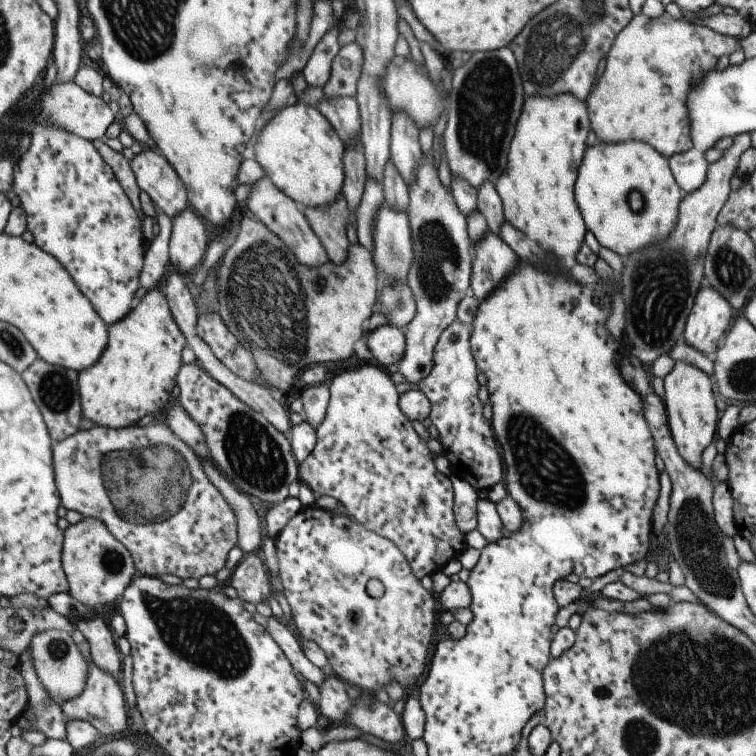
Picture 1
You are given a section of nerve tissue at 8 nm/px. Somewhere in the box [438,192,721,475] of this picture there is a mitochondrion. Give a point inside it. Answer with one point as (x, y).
(656, 310)

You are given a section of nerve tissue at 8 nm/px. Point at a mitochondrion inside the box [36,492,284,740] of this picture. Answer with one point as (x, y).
(195, 631)

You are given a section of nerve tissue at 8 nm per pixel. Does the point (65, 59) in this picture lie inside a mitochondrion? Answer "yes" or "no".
no

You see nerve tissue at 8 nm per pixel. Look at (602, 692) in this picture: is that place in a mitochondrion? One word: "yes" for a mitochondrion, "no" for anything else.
no

